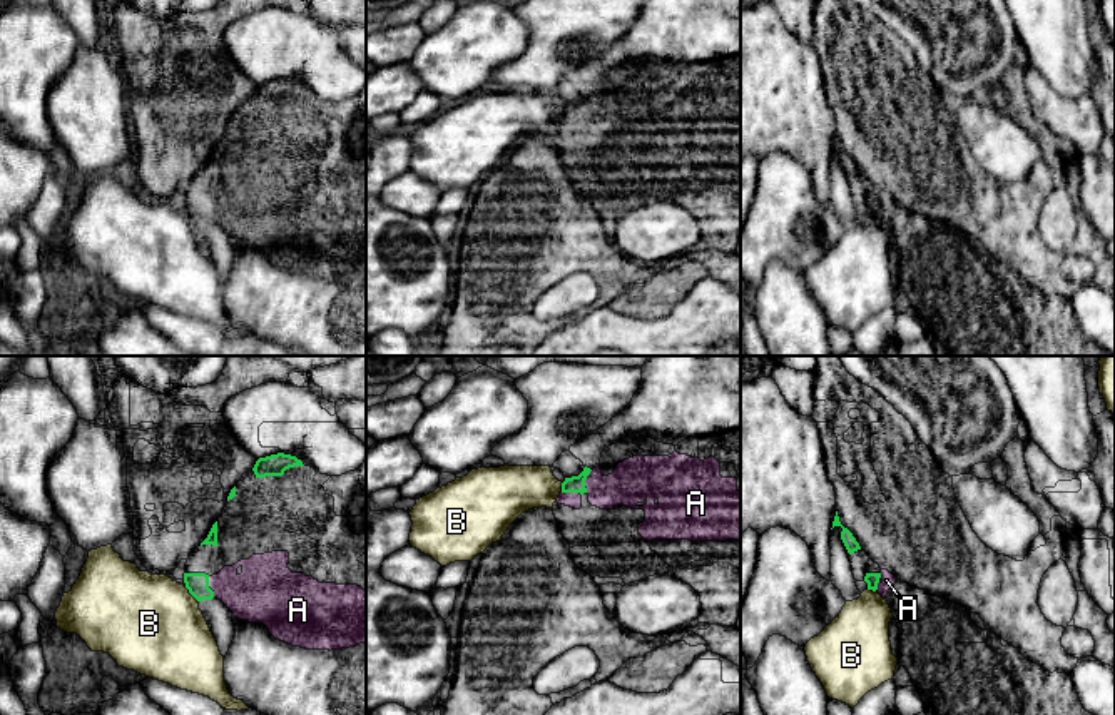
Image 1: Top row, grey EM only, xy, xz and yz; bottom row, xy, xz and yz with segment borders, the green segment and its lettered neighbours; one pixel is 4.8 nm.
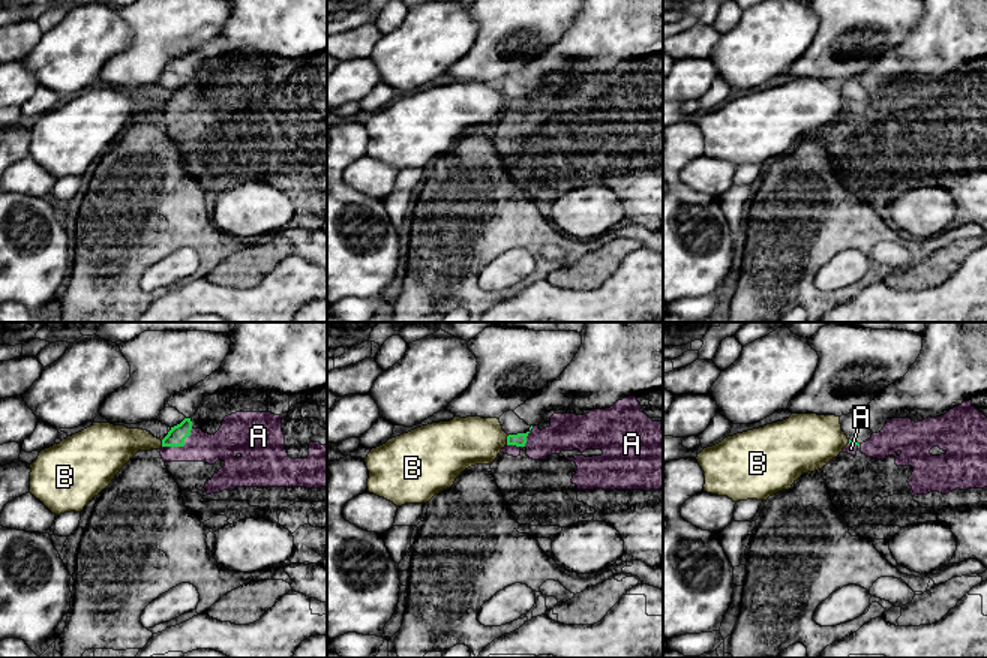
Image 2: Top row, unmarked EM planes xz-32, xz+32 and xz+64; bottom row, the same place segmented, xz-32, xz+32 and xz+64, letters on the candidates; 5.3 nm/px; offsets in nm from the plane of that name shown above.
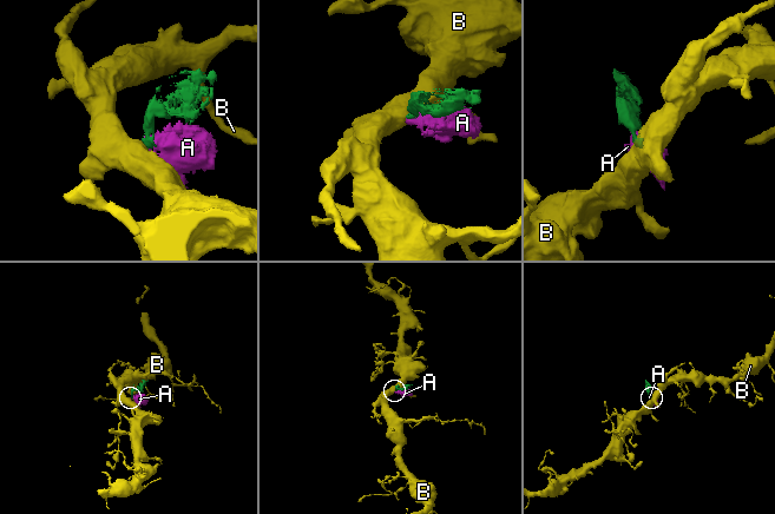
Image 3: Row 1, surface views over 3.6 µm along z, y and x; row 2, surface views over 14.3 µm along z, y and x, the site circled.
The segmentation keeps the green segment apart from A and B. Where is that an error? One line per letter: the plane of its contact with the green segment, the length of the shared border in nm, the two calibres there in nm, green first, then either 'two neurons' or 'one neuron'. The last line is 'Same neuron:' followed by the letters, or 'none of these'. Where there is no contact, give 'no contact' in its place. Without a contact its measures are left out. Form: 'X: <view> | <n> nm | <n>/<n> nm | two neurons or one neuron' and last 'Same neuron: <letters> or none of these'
A: xz | 120 nm | 80/200 nm | one neuron
B: xy | 100 nm | 110/480 nm | two neurons
Same neuron: A

